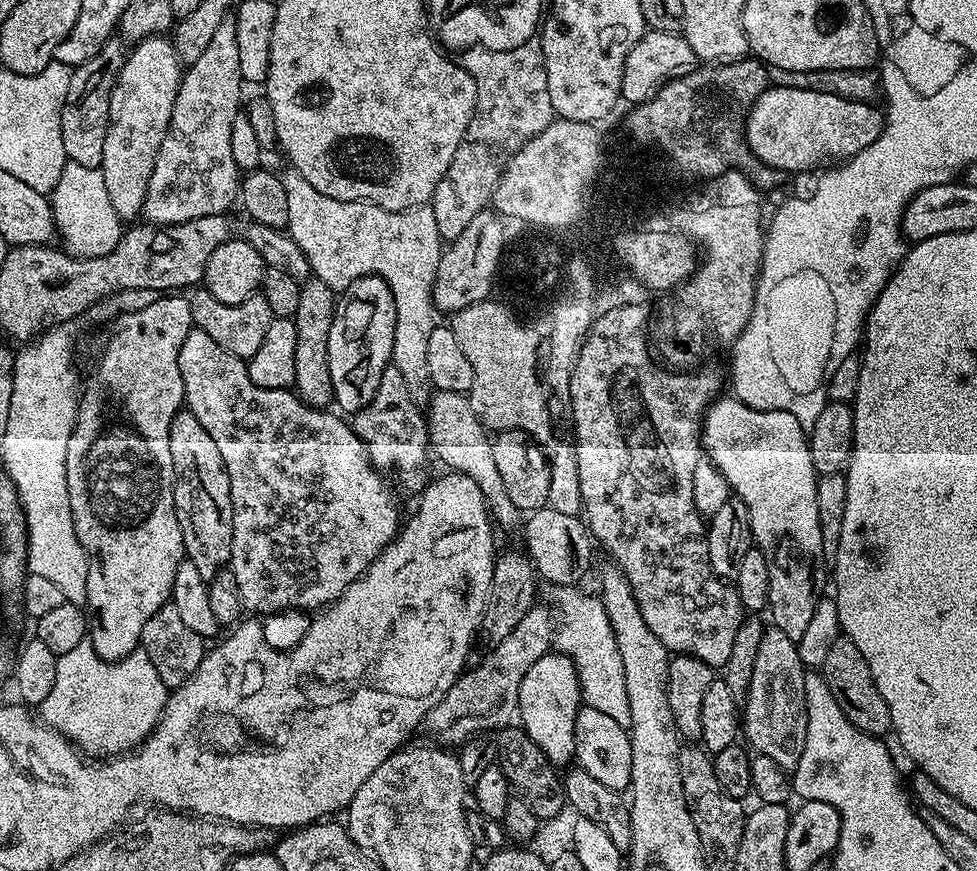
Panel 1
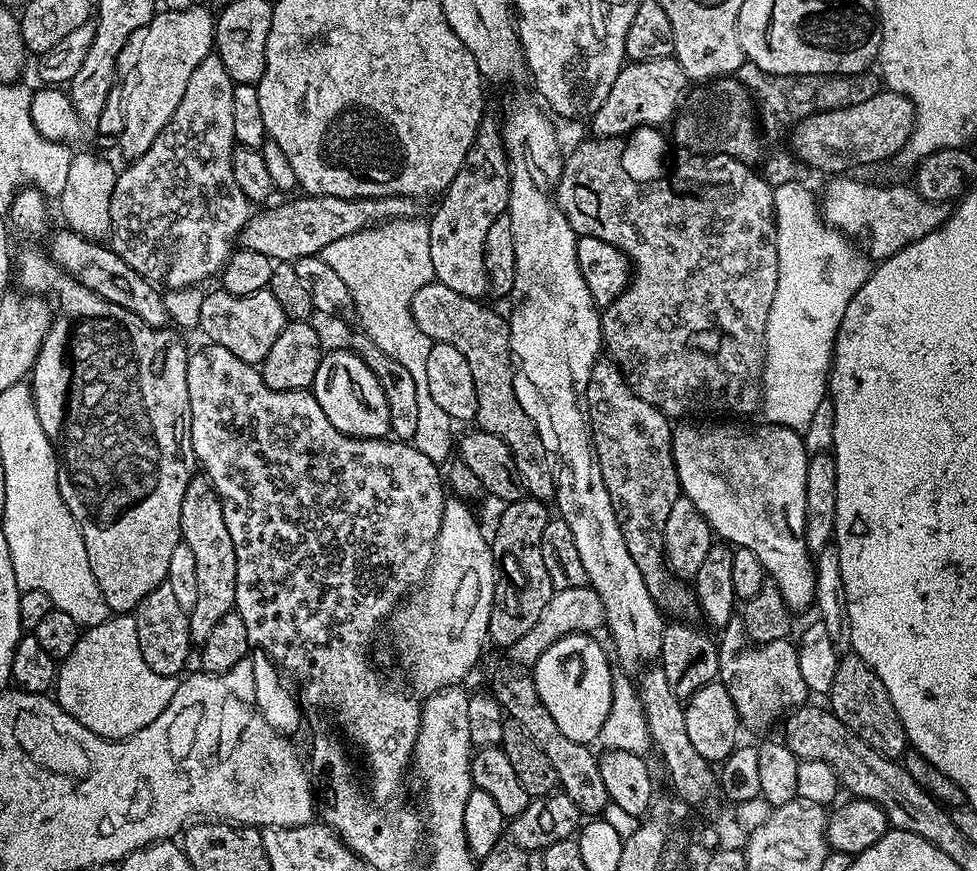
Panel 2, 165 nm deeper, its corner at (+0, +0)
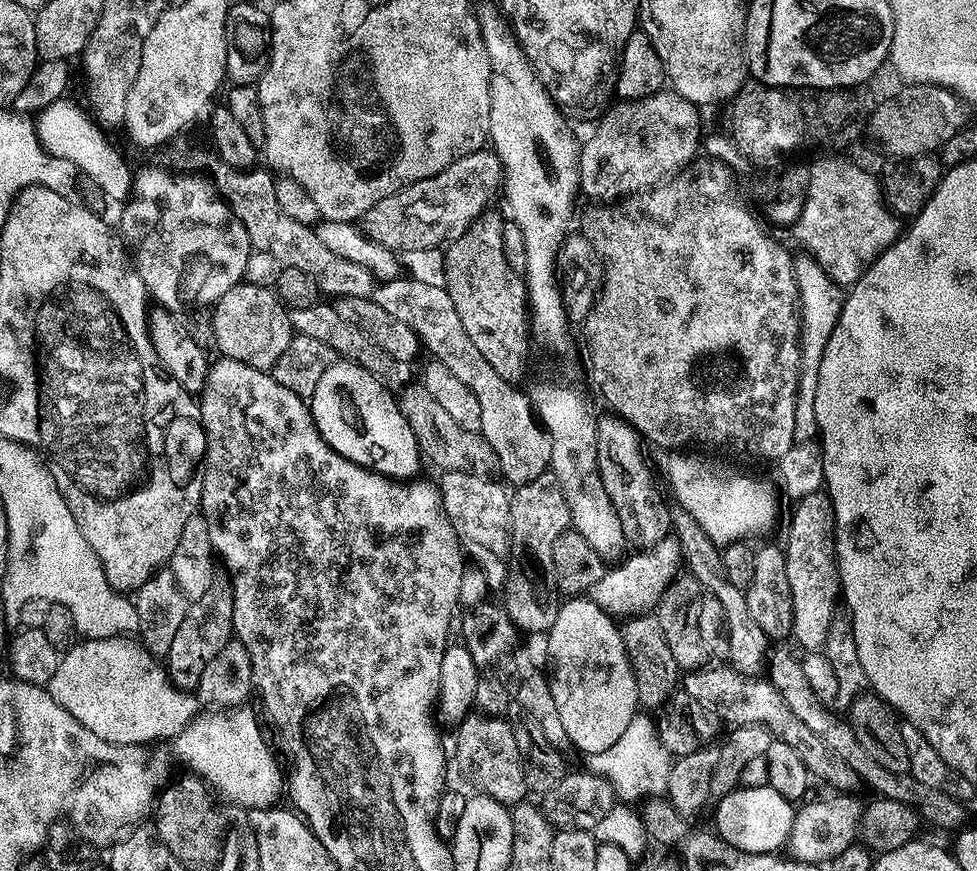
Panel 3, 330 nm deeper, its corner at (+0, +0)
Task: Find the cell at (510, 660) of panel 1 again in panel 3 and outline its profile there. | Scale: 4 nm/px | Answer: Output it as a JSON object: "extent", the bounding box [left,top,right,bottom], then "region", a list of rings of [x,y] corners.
{"extent":[586,535,682,618],"region":[[[675,535],[662,538],[650,550],[640,550],[625,562],[621,568],[605,571],[598,582],[586,593],[609,616],[613,618],[631,618],[641,614],[648,614],[659,604],[662,594],[668,589],[670,581],[676,579],[682,568],[682,557],[680,554],[680,543]]]}

